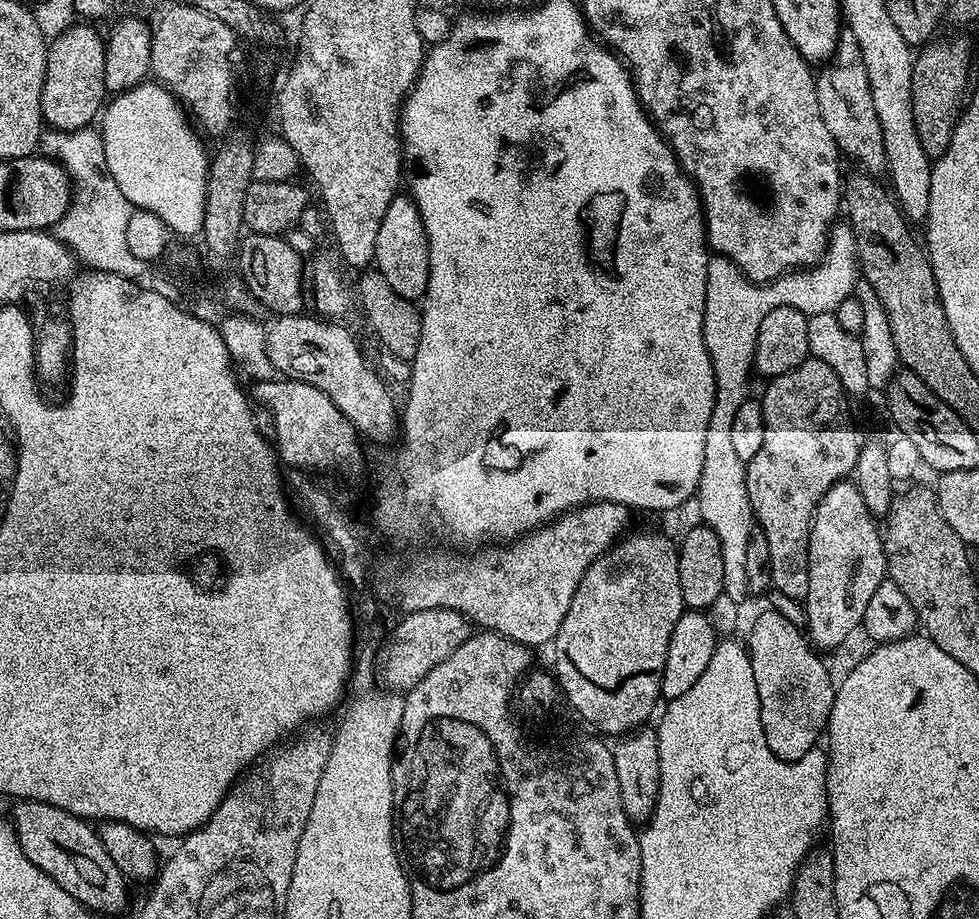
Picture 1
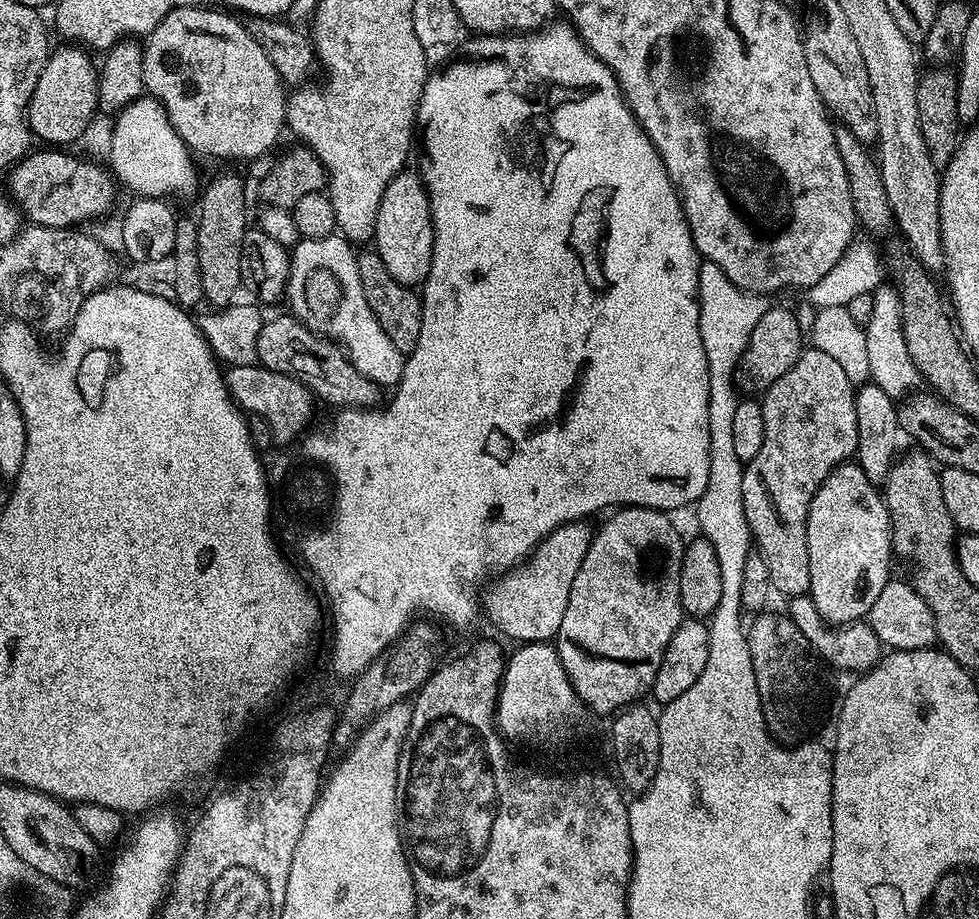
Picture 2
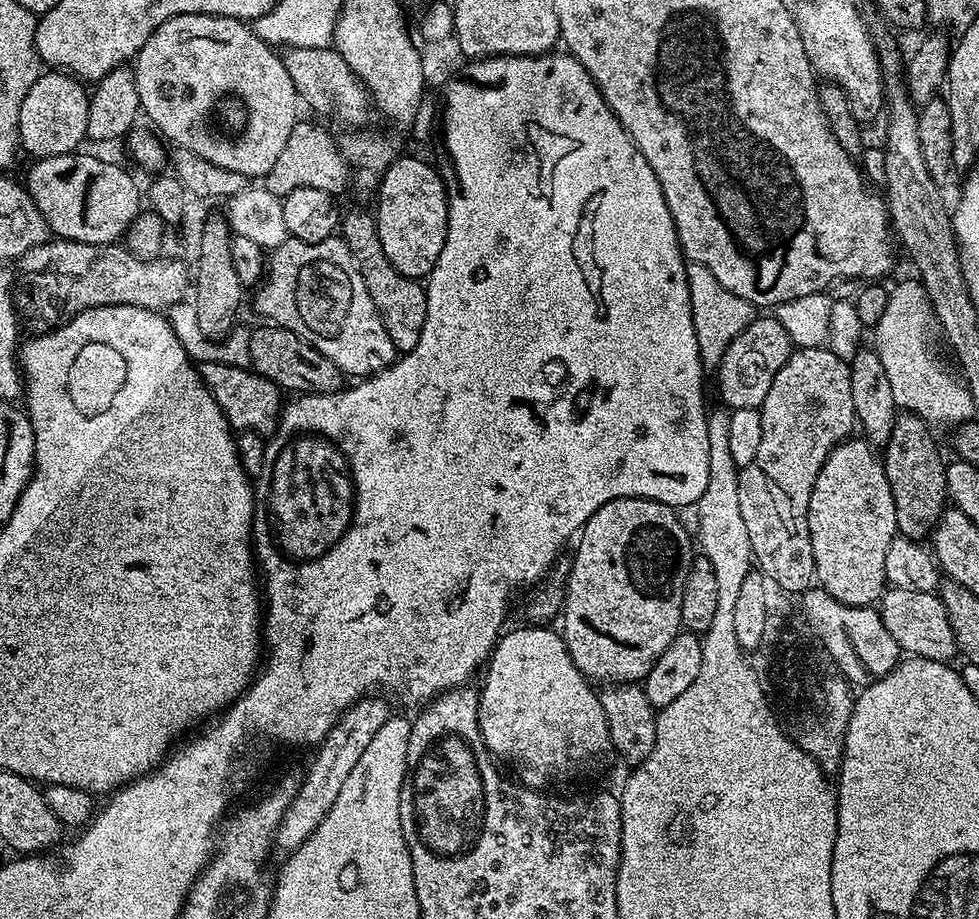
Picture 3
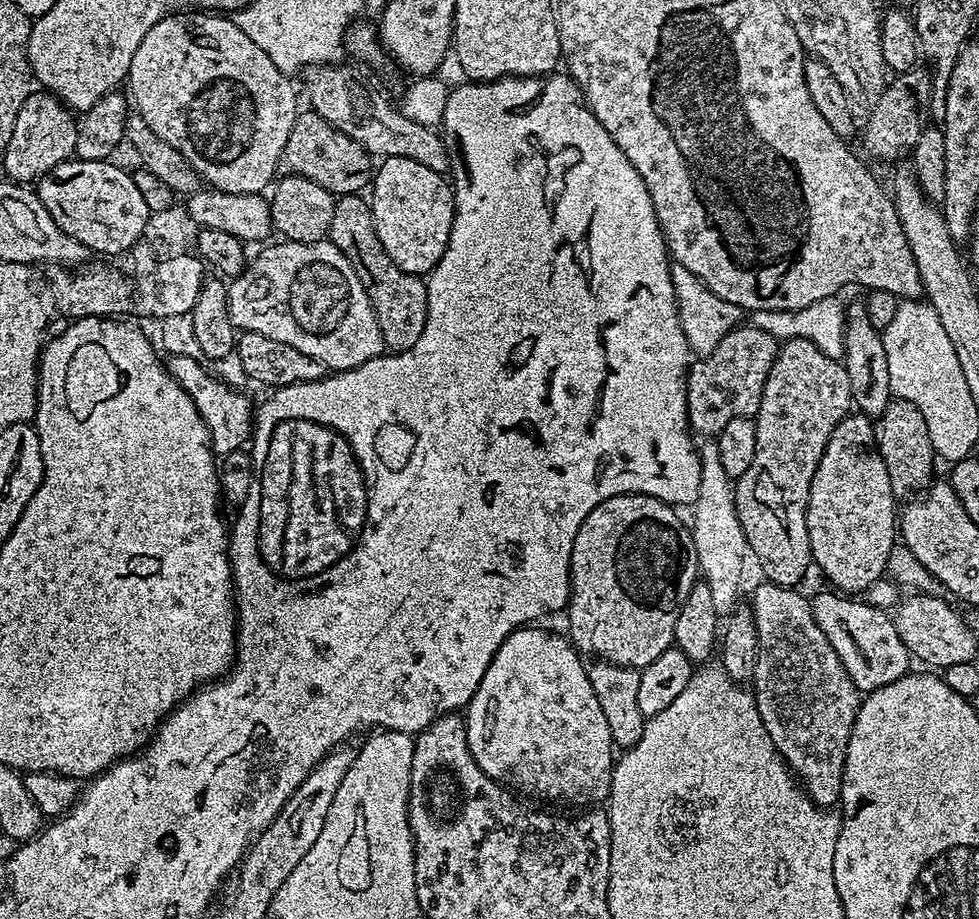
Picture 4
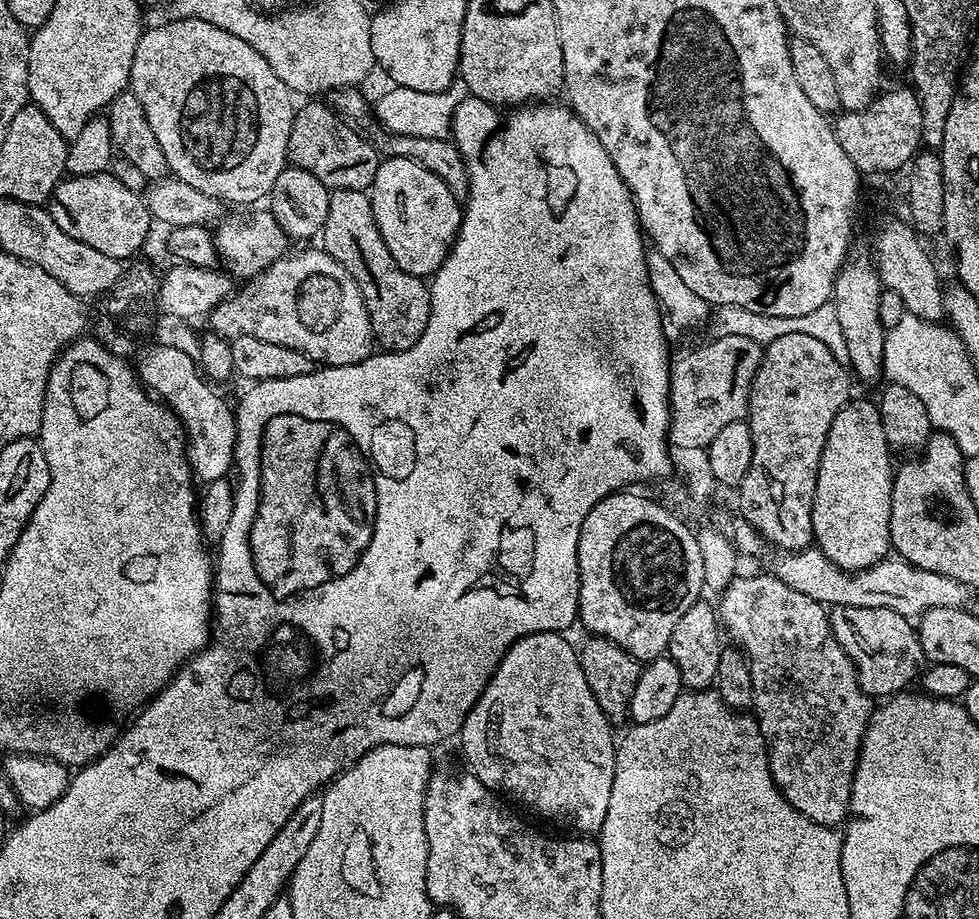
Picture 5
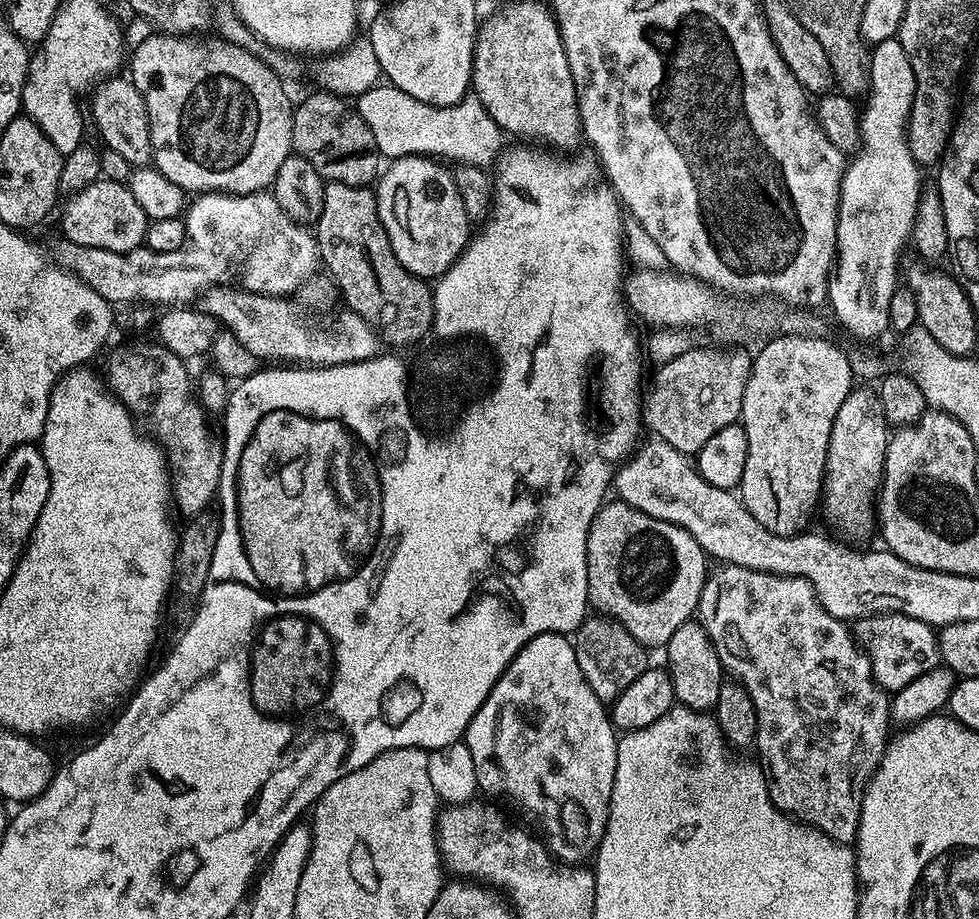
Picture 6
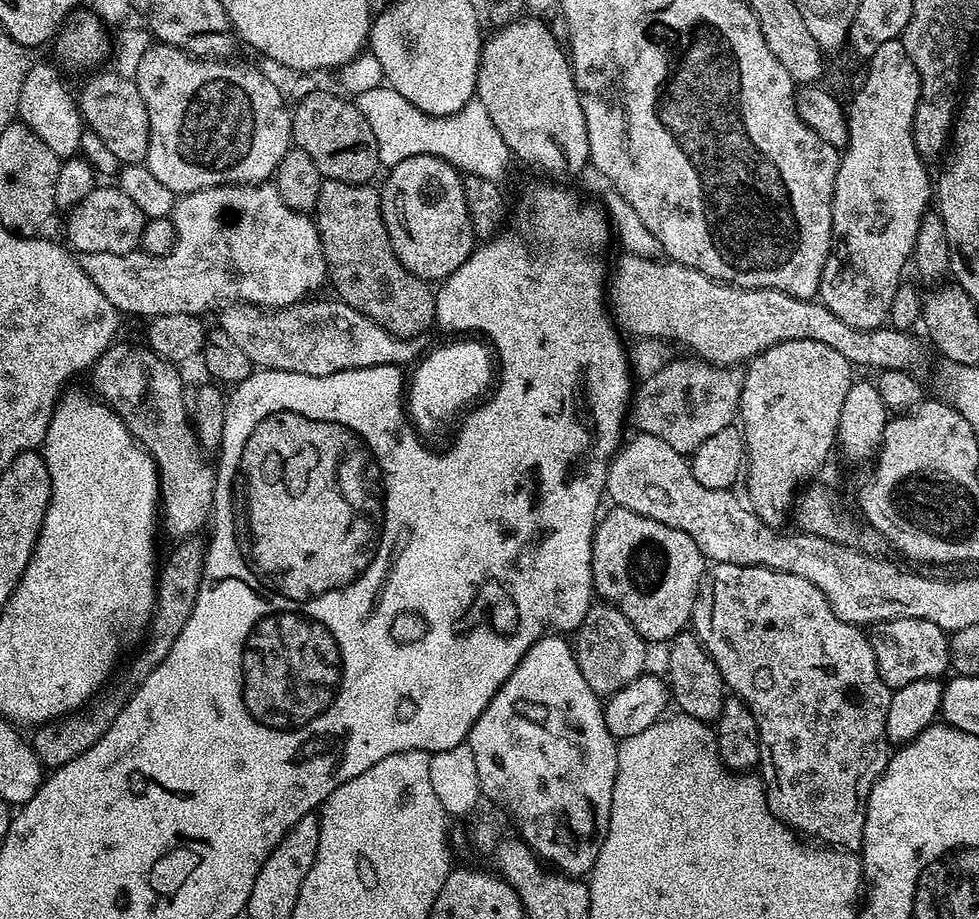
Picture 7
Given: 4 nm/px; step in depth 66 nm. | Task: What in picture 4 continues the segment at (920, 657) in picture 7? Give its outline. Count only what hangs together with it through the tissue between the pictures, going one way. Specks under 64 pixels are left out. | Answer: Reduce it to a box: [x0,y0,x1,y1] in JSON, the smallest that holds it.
[811,590,910,694]

